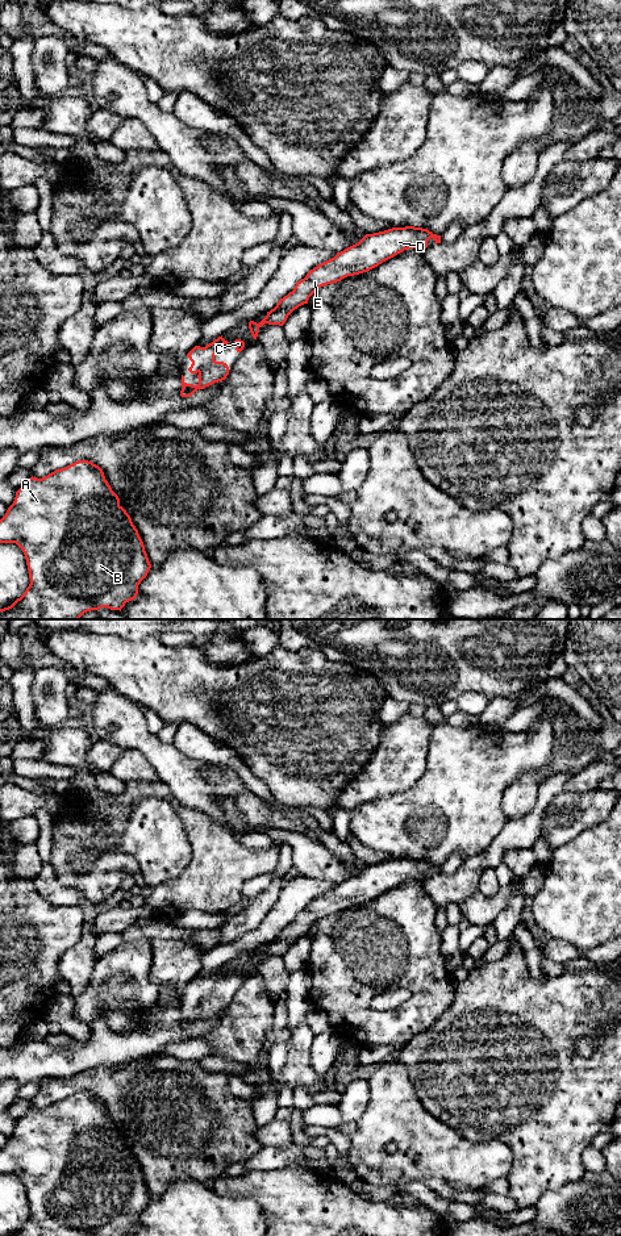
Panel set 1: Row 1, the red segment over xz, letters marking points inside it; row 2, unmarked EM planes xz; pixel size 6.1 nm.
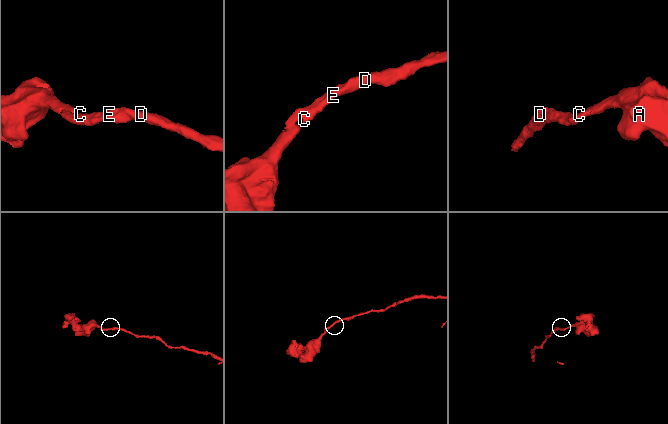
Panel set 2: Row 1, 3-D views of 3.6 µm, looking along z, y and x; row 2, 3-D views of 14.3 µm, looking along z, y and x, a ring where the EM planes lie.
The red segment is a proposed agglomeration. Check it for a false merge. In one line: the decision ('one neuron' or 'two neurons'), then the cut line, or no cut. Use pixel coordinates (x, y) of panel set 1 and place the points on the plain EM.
one neuron | no cut

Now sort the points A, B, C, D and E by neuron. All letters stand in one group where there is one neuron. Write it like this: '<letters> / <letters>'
A B C D E

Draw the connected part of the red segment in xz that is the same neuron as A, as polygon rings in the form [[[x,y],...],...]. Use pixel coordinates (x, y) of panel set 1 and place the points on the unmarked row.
[[[78,1091],[42,1110],[32,1107],[0,1151],[0,1174],[16,1174],[29,1202],[30,1215],[12,1236],[125,1236],[137,1228],[138,1216],[151,1199],[130,1147],[120,1136],[103,1101],[88,1091]]]

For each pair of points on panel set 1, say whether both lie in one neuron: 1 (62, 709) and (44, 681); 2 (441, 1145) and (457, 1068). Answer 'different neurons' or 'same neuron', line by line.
1: same neuron
2: different neurons

